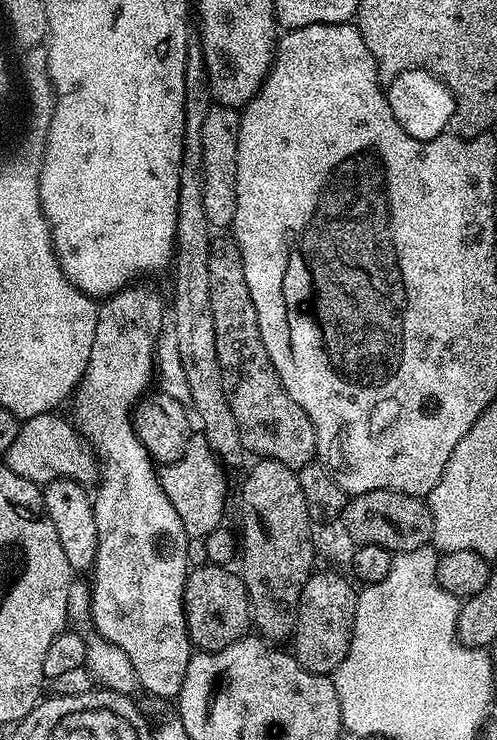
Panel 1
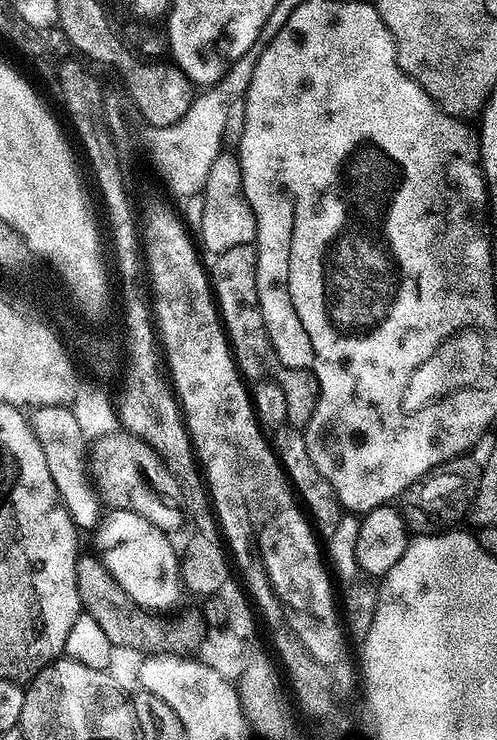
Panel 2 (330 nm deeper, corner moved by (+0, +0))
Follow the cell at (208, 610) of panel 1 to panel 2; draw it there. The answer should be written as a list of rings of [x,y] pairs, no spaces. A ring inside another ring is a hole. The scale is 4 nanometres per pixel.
[[[81,555],[77,559],[76,585],[82,611],[98,621],[98,627],[104,631],[106,638],[110,638],[113,649],[129,648],[132,652],[144,652],[140,654],[160,654],[165,651],[164,643],[172,647],[169,649],[182,650],[178,648],[195,649],[203,641],[206,624],[199,611],[184,612],[177,620],[163,620],[160,617],[163,615],[140,608],[124,593],[122,586],[114,582],[95,555]]]

